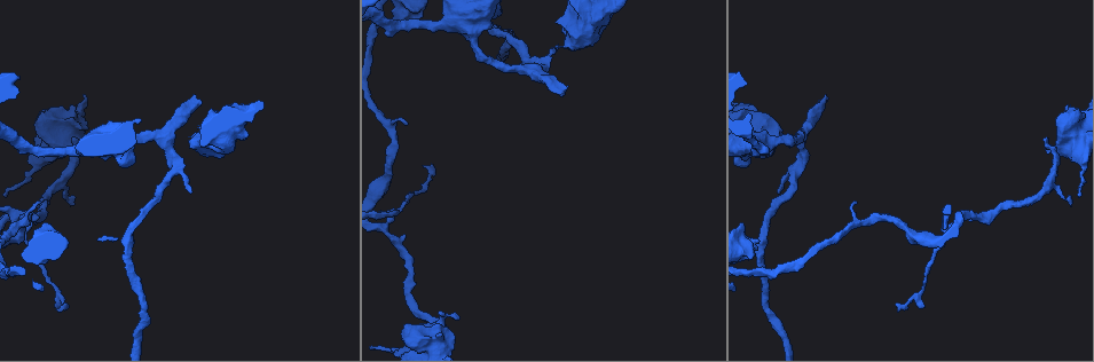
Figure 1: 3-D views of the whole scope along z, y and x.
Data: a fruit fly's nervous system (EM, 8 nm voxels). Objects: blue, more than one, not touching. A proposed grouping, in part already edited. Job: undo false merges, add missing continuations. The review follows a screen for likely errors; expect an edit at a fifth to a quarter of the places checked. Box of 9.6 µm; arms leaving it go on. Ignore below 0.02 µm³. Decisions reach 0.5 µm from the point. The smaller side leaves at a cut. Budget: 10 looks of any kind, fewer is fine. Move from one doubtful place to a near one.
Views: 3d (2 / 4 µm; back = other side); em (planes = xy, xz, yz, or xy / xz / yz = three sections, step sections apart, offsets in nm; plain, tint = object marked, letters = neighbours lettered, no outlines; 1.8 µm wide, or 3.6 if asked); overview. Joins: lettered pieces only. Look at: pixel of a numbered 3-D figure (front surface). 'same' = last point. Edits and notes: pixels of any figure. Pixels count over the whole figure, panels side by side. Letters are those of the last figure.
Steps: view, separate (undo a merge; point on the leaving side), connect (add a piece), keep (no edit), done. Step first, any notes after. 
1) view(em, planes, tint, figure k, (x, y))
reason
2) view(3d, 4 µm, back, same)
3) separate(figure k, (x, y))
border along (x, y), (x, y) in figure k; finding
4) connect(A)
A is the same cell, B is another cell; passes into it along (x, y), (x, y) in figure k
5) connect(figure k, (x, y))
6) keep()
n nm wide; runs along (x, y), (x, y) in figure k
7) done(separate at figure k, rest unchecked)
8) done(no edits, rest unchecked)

view(em, 3.6 µm, xz, step 8, tint, figure 1, (454, 335))
thick end

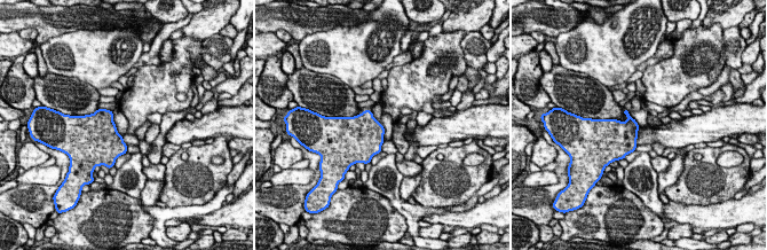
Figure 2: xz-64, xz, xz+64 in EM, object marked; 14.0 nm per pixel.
view(em, 3.6 µm, planes, letters, same)
another direction

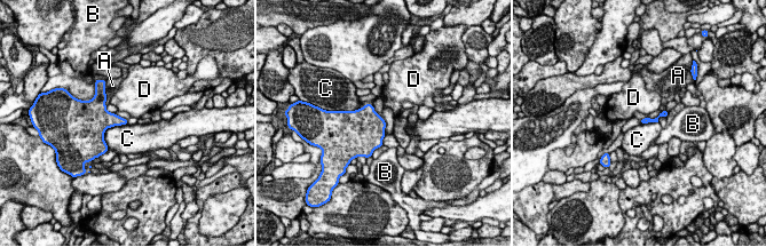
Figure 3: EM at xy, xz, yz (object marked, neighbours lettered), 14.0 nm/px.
keep()
A, B, C and D are other cells; none of them fits

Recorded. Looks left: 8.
view(3d, 2 µm, figure 1, (396, 212))
thin end

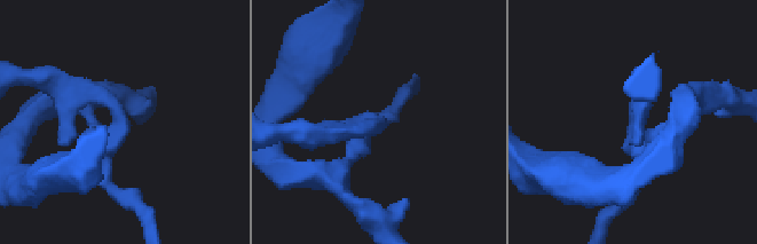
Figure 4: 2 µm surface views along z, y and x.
view(em, yz, step 16, letters, figure 4, (114, 95))
shape alone is not enough

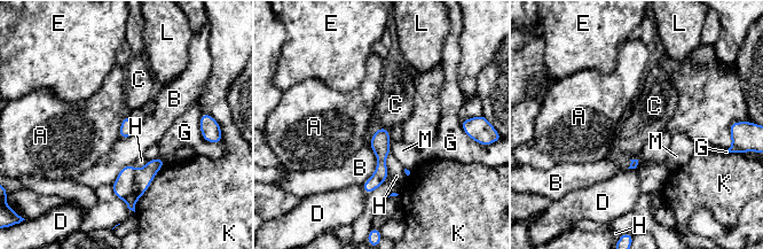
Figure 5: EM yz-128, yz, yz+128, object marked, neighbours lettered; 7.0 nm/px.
separate(figure 5, (123, 186))
110 nm wide; A, B, C, D, E, G, H, K, L and M are other cells; border along (135, 169), (132, 191), (122, 199) in figure 5; a second neuron is stuck on

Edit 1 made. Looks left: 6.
view(overview)

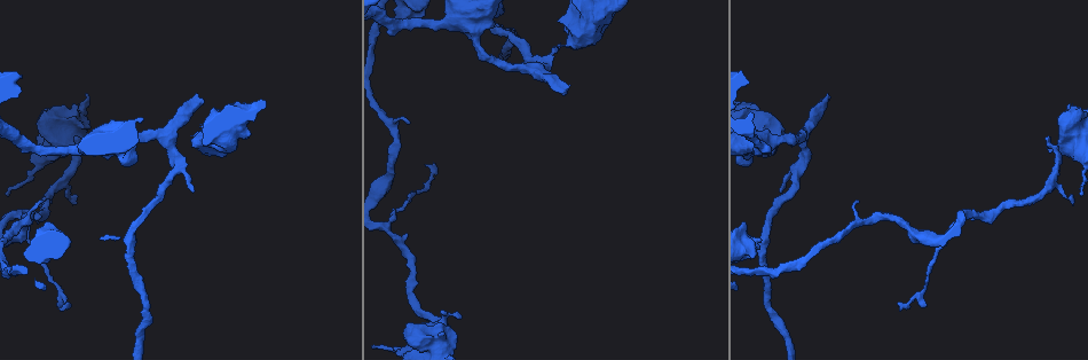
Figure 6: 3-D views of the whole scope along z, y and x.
view(3d, 2 µm, figure 6, (398, 16))
end of a long branch

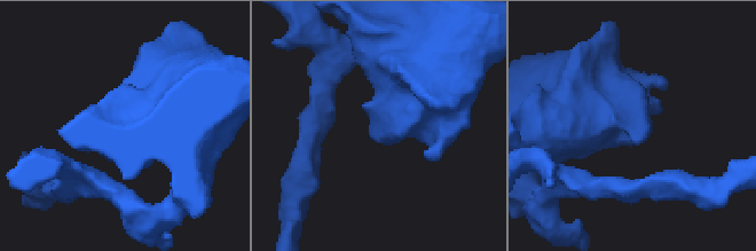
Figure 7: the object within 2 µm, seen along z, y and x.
view(em, planes, letters, figure 7, (638, 142))

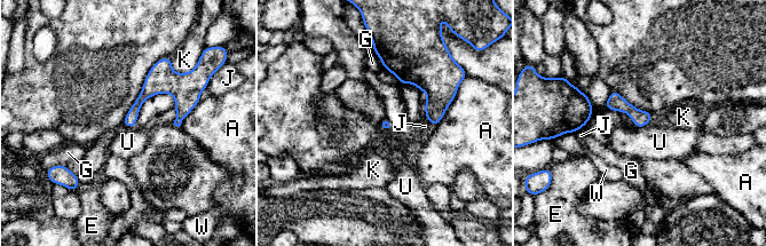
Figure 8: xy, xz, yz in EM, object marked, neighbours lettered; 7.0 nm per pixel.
keep()
A, E, G, J, K, U and W are other cells; border along (649, 122), (636, 128) in figure 8; no lettered piece goes on from it

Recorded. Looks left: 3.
view(em, planes, letters, figure 6, (559, 92))
branch stops here

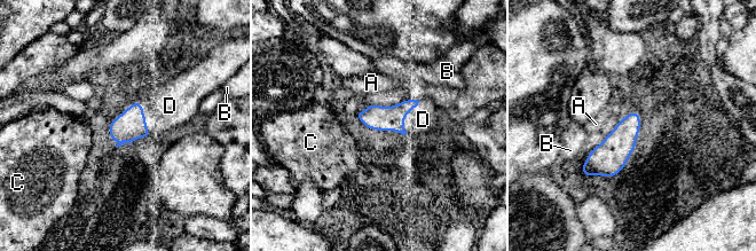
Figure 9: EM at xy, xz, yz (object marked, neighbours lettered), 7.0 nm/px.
connect(D)
D touches over 260 nm; D is the same cell, A, B and C are other cells; it goes on there

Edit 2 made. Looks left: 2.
done(separate at figure 5, connect at figure 9, rest unchecked)

